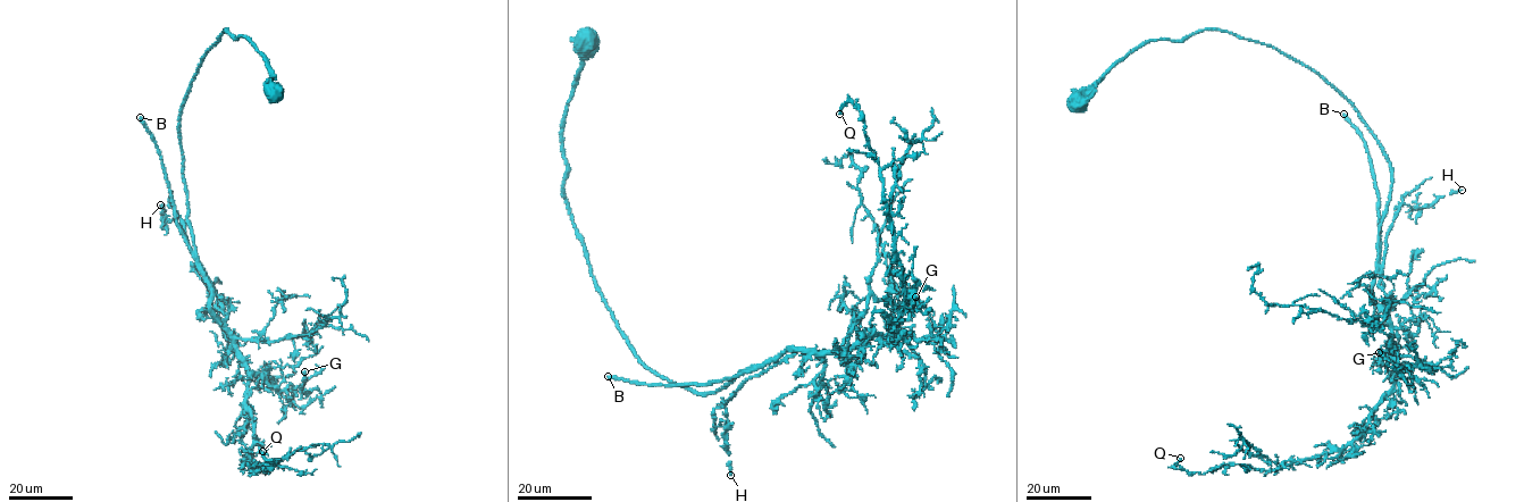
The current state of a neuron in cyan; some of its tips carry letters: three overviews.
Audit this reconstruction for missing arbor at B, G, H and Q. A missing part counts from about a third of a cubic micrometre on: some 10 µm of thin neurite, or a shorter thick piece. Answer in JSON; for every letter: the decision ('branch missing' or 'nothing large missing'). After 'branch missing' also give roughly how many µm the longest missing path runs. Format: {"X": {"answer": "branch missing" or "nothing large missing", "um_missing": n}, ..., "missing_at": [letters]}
{"B": {"answer": "branch missing", "um_missing": 200}, "G": {"answer": "nothing large missing"}, "H": {"answer": "nothing large missing"}, "Q": {"answer": "nothing large missing"}, "missing_at": ["B"]}

